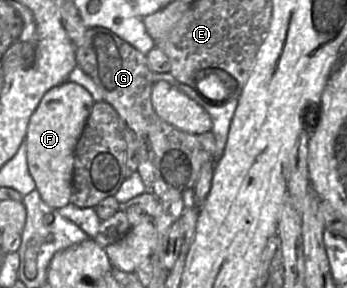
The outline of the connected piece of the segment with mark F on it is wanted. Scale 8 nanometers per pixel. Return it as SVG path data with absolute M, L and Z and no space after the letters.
M67 81L48 90L30 118L25 138L28 169L42 200L52 208L70 203L75 148L94 104L88 90Z

